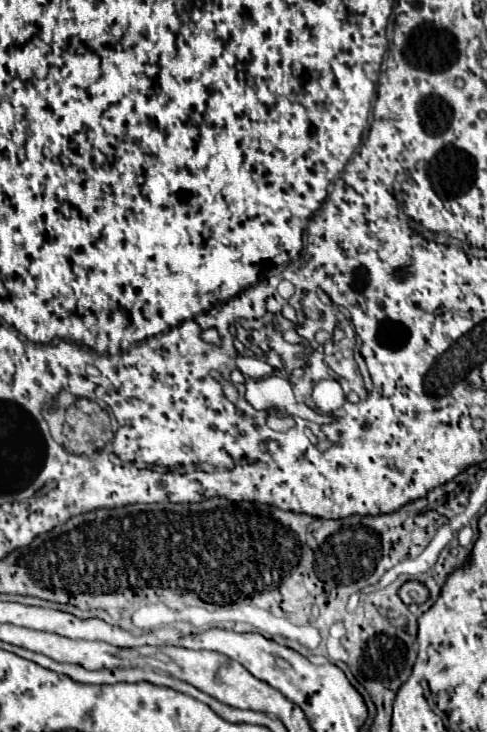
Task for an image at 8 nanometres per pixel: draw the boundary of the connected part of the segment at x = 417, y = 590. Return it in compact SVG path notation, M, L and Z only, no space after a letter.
M407 581L401 589L399 589L399 597L403 599L403 603L407 605L421 605L429 599L429 591L423 583L417 583L417 581Z

